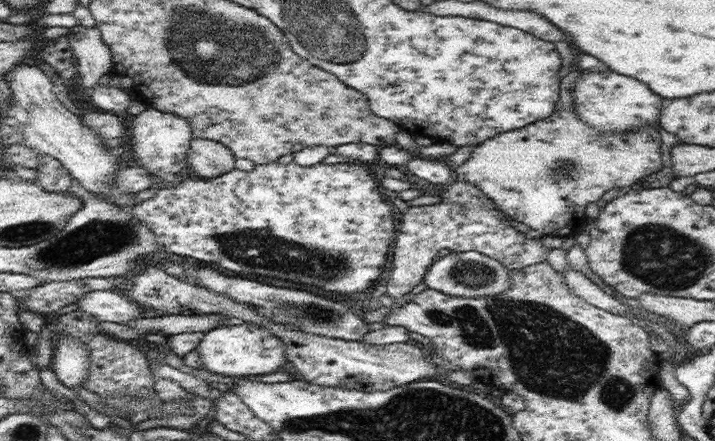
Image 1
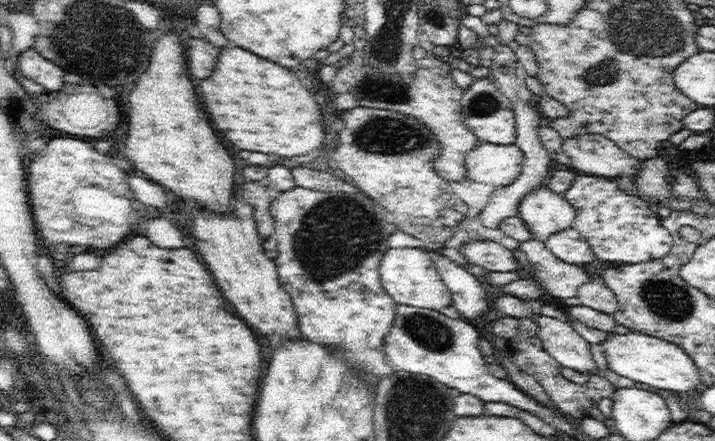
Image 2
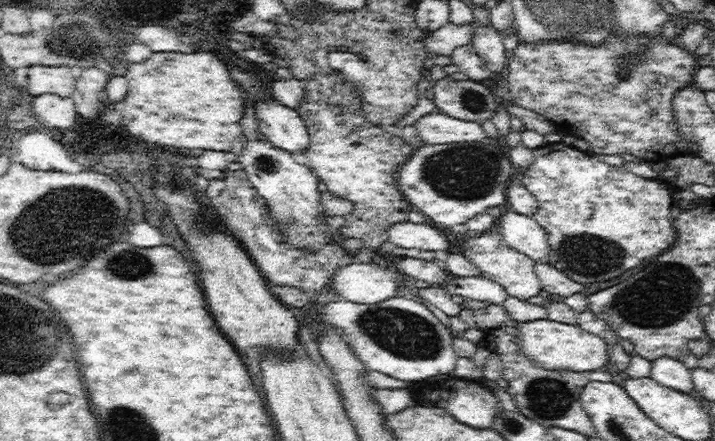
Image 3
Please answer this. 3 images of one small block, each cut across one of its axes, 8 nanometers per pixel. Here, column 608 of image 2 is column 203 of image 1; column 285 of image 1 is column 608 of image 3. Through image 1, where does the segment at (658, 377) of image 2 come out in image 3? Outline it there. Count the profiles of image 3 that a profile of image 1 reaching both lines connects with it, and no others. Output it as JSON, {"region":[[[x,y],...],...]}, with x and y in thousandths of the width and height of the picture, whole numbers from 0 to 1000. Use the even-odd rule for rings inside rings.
{"region":[[[759,721],[724,735],[724,778],[736,810],[747,819],[747,828],[766,839],[796,839],[806,844],[828,844],[828,839],[852,837],[850,773],[820,753],[808,735],[789,735]]]}

